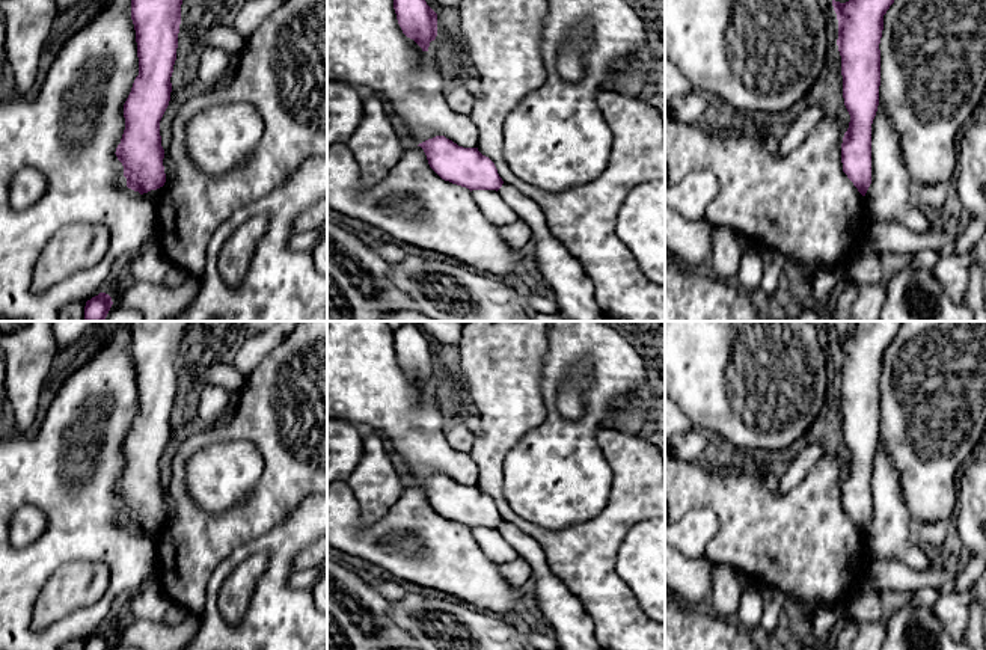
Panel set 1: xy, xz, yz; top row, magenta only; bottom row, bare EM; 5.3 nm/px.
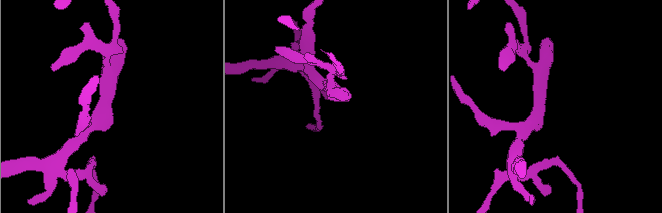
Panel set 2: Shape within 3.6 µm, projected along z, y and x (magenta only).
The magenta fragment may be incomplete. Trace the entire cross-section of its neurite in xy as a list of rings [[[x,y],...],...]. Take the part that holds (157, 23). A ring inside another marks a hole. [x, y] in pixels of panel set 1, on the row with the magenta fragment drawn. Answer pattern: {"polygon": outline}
{"polygon": [[[131,0],[139,75],[124,104],[125,130],[116,148],[127,187],[140,195],[164,185],[160,121],[169,106],[182,0]]]}

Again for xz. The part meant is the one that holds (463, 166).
{"polygon": [[[436,136],[419,143],[430,167],[445,181],[472,190],[499,190],[504,184],[495,163],[478,148],[463,148]]]}

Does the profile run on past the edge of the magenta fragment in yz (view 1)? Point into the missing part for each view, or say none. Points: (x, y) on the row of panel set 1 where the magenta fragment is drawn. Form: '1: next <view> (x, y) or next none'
1: next none

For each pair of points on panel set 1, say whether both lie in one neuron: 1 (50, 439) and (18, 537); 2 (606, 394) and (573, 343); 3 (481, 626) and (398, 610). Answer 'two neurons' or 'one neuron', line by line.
1: two neurons
2: one neuron
3: one neuron

